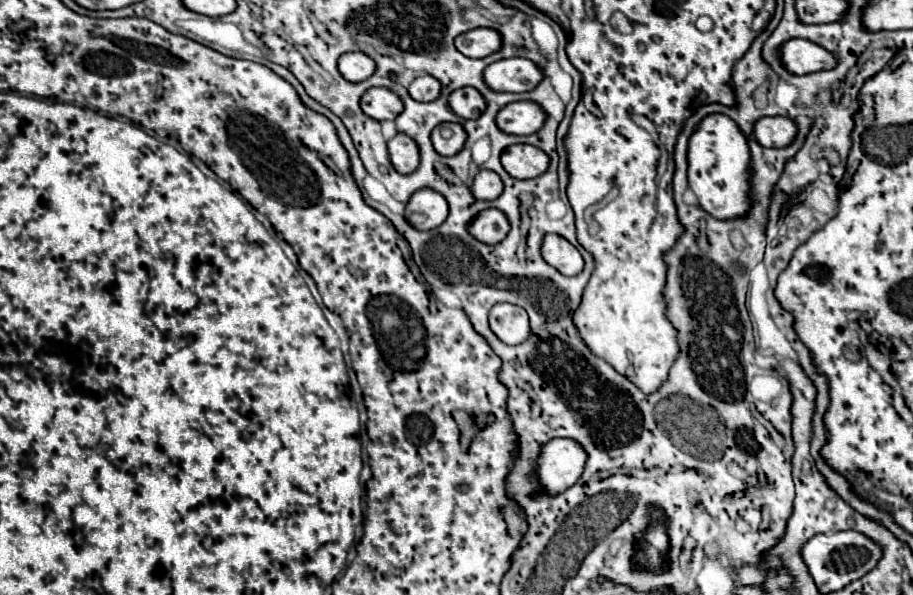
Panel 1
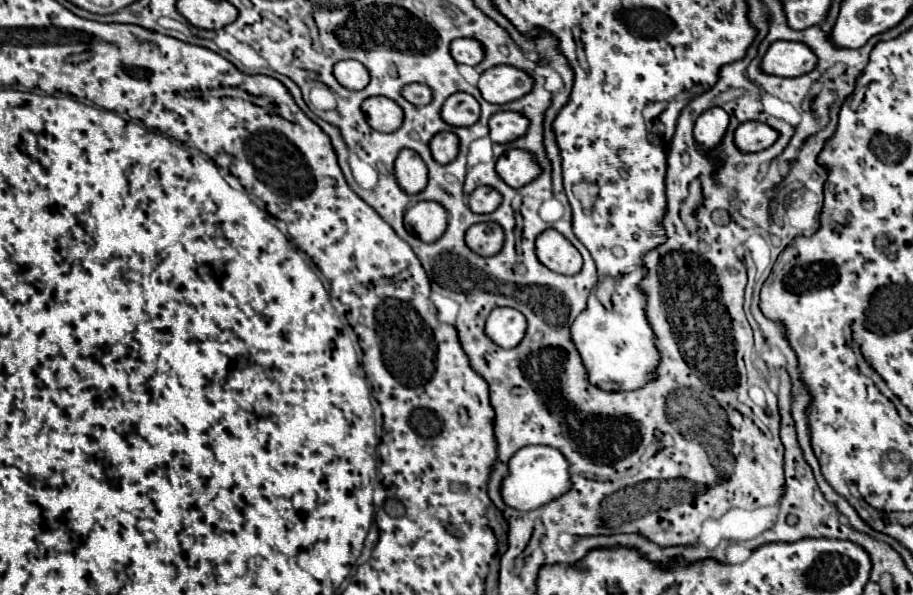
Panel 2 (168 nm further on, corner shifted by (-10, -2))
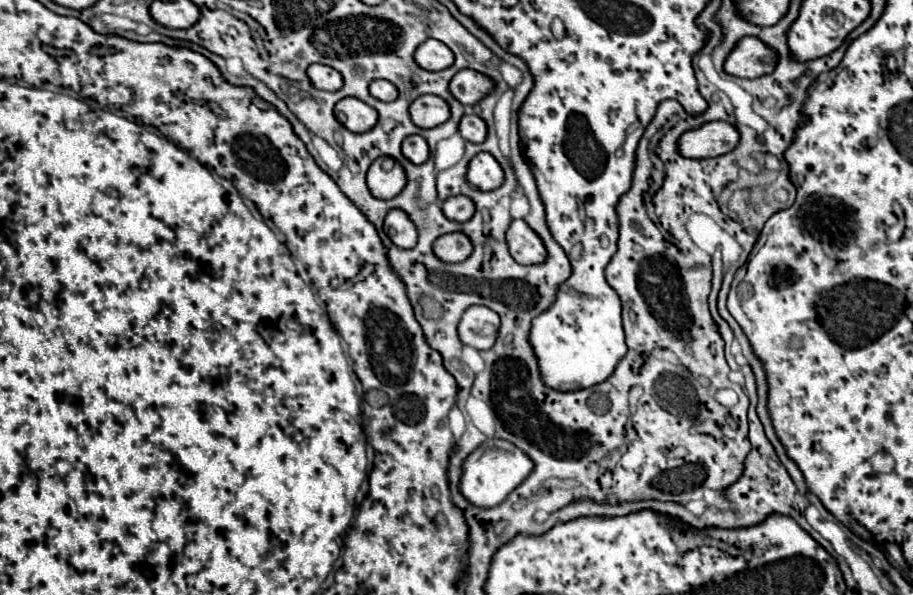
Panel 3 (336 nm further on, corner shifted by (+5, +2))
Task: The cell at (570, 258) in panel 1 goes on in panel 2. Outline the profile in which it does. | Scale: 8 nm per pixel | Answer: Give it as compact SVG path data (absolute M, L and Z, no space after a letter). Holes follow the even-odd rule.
M544 230L536 238L538 260L558 274L578 274L582 268L580 252L556 230Z

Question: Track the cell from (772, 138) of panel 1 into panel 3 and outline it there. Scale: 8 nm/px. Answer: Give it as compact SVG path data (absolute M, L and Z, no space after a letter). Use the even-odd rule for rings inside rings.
M705 122L701 128L687 130L679 136L677 146L685 158L715 158L731 152L739 142L739 132L729 122Z

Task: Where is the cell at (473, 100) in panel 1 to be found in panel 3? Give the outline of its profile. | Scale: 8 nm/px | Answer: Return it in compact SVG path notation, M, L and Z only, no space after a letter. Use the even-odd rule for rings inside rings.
M425 94L413 100L409 106L409 116L419 128L435 128L449 118L449 106L443 98Z

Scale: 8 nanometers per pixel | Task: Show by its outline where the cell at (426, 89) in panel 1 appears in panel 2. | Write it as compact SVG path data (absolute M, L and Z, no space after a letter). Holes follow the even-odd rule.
M408 84L402 90L402 96L416 106L426 106L432 102L432 90L426 84Z

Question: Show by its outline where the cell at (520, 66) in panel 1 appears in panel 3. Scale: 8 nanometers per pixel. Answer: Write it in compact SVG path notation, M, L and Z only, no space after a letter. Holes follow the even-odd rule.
M461 70L453 76L453 80L449 82L449 92L453 94L453 98L457 98L463 106L473 106L477 104L487 92L491 92L493 82L475 72L475 70Z

